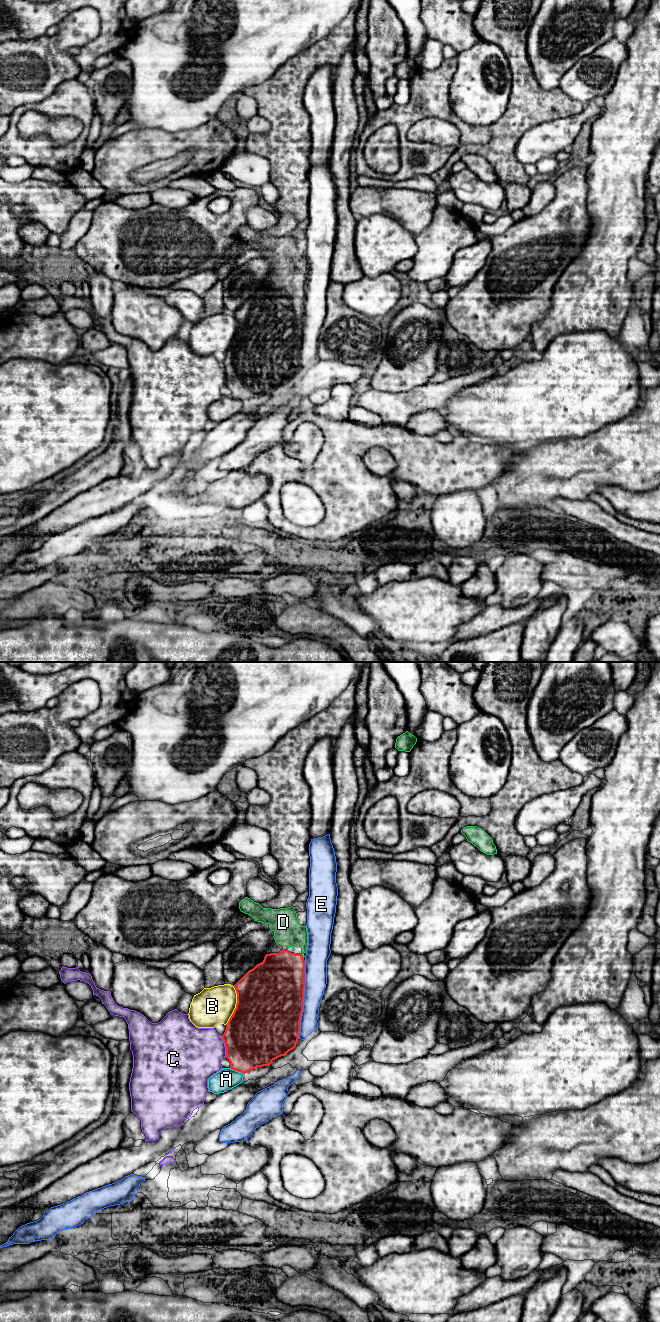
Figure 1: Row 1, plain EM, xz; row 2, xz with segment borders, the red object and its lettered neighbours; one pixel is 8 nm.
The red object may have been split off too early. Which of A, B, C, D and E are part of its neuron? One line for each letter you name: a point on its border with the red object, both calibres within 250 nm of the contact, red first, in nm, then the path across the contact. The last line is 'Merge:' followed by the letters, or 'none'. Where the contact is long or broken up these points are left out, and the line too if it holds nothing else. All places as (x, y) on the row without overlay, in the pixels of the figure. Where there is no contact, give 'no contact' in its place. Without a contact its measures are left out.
D: xz (302, 284) | 400/220 nm | across xz (280, 306), (302, 284), (303, 274), (288, 260)
Merge: D

